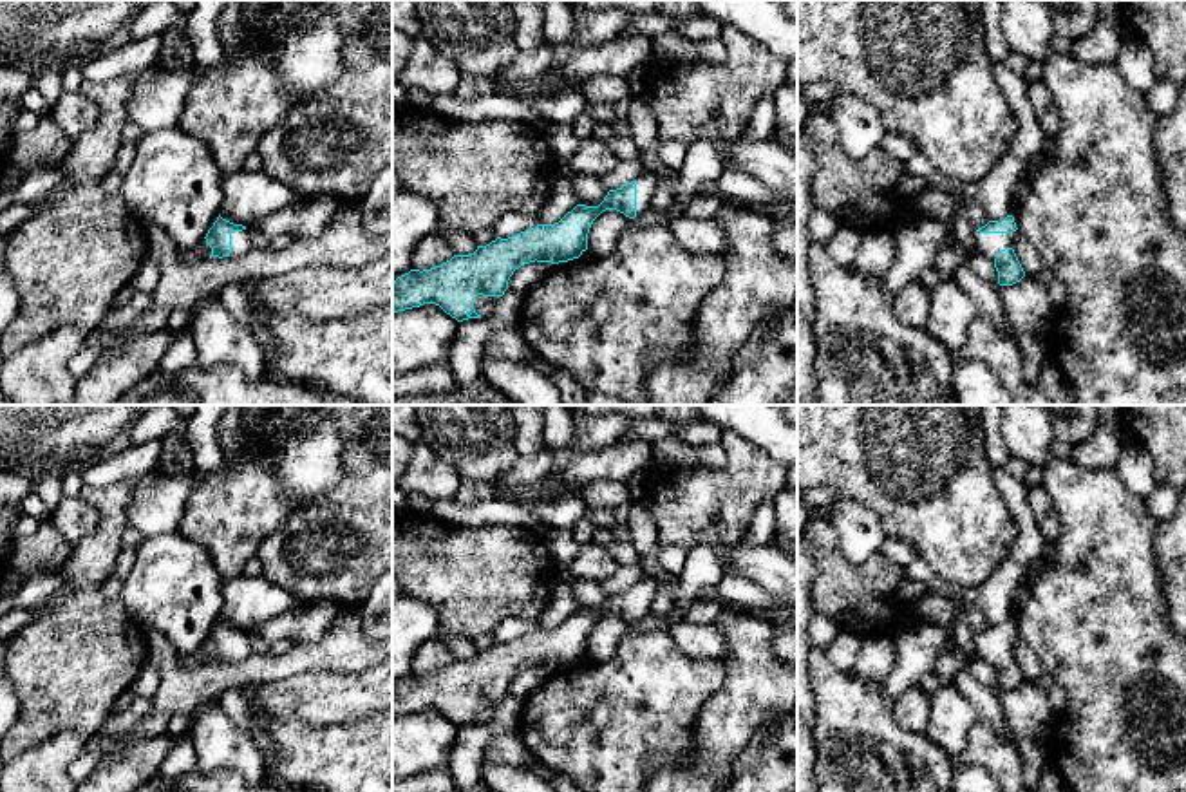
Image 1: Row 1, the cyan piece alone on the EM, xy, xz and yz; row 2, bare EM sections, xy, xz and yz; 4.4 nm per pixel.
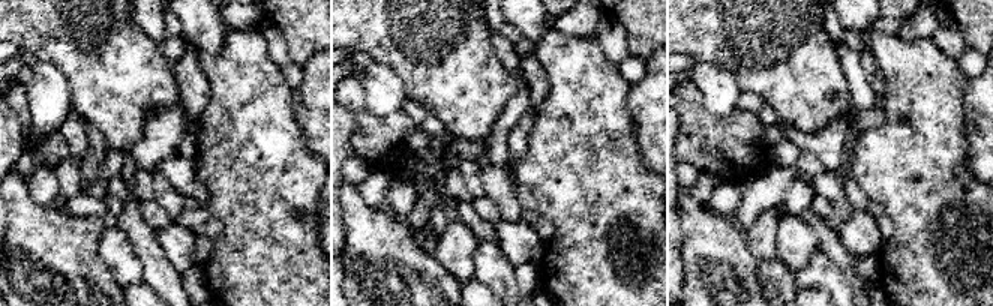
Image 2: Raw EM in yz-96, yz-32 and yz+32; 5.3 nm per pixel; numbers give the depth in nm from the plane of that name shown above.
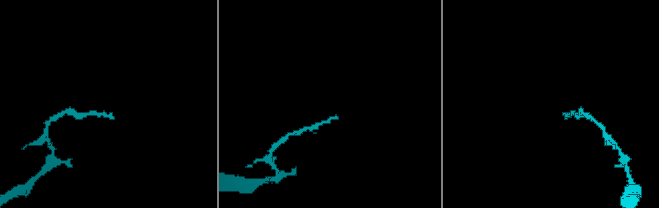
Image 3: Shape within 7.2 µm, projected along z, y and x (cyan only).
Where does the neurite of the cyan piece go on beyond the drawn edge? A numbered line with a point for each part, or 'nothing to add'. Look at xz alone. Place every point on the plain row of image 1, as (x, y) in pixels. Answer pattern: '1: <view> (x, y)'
1: xz (646, 590)
2: xz (483, 711)

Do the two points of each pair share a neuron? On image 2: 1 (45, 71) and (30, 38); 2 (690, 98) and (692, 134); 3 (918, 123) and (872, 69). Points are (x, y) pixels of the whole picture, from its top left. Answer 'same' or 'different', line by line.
1: different
2: same
3: different

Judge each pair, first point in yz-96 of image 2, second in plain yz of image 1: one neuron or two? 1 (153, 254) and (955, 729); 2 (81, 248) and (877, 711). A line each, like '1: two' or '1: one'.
1: two
2: one

